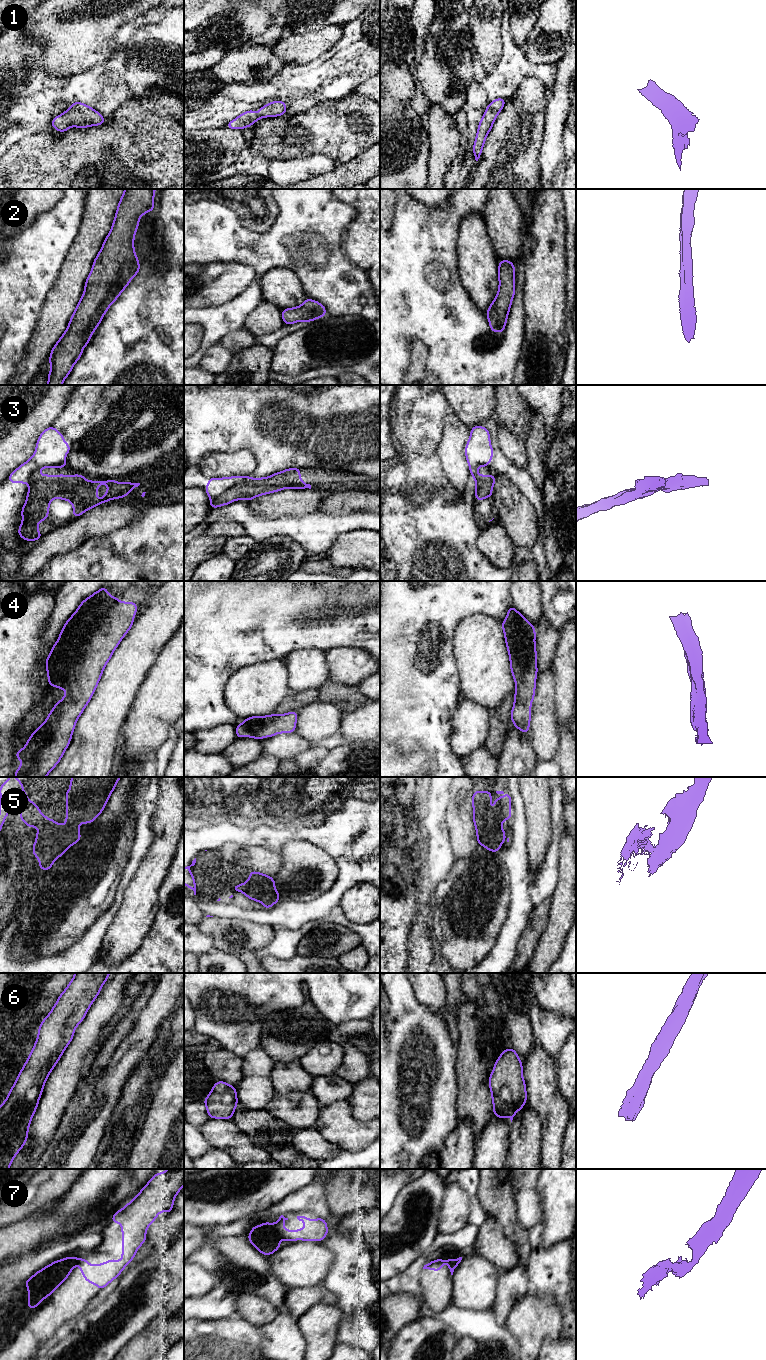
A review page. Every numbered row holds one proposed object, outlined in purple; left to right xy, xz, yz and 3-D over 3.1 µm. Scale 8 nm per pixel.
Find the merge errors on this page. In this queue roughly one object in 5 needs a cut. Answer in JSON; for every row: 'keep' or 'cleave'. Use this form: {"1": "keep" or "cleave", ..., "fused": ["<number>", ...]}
{"1": "keep", "2": "keep", "3": "keep", "4": "keep", "5": "keep", "6": "keep", "7": "keep", "fused": []}

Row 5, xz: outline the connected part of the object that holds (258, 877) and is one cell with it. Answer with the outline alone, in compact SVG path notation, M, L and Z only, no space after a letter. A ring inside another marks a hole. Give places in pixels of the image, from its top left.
M250 871L250 877L245 884L233 885L233 891L240 891L251 900L263 902L263 908L270 908L276 902L280 901L279 892L275 890L275 881L272 877Z

